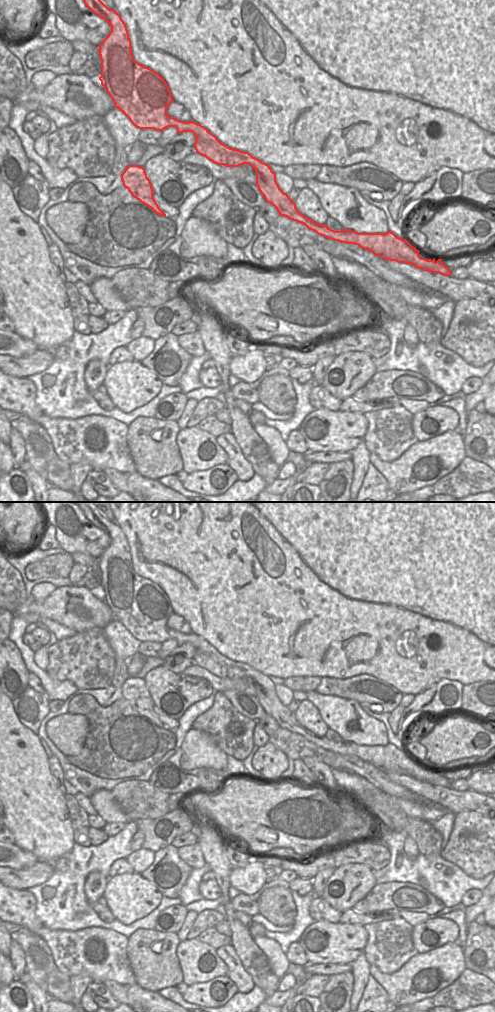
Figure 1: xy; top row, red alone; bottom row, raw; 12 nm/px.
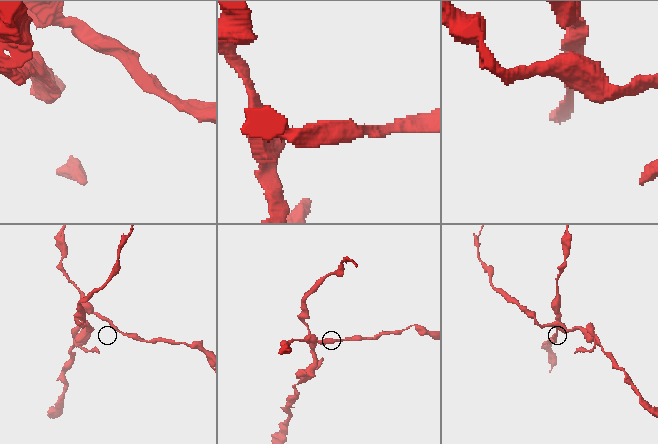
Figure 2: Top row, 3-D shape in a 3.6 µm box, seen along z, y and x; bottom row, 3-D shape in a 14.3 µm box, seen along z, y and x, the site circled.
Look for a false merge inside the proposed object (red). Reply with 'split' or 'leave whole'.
leave whole

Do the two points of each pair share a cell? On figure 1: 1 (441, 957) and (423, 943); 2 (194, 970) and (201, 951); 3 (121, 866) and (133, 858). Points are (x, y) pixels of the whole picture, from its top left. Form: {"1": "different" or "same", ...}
{"1": "different", "2": "same", "3": "different"}

